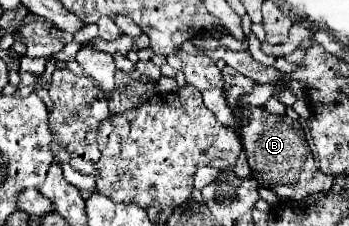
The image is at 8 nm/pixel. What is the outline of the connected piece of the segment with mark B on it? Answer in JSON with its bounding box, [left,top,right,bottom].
[221,65,333,201]

